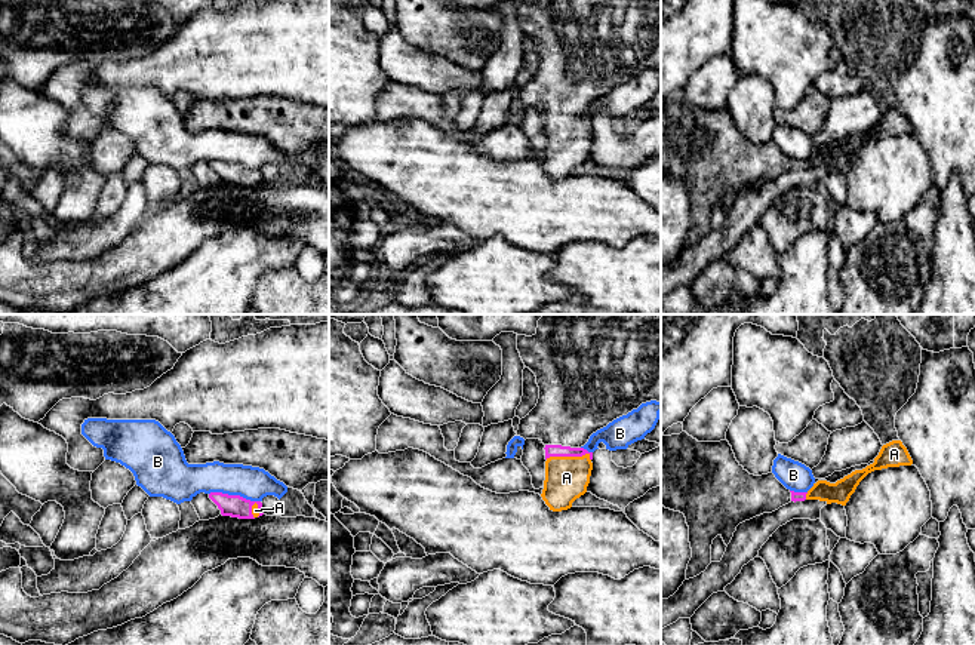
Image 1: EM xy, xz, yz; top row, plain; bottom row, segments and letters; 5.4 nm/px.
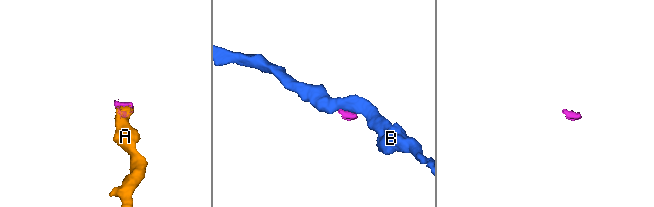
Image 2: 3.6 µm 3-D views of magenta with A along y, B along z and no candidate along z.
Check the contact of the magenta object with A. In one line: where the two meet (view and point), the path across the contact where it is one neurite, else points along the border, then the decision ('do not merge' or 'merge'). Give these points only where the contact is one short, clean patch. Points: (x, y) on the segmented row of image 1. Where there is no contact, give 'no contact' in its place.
meets magenta in xz at (568, 455); runs through xz (550, 450), (556, 455), (568, 455), (566, 478); merge

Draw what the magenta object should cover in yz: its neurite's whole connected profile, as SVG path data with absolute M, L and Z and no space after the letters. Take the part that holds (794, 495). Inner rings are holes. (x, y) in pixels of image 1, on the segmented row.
M686 431L661 436L661 504L680 512L689 526L692 558L686 580L711 563L711 544L720 535L728 546L736 526L791 501L819 500L846 506L871 472L911 466L901 440L882 446L874 463L836 483L818 480L808 492L787 489L773 473L750 474L735 458L729 442L698 442Z

